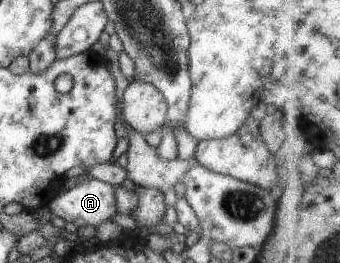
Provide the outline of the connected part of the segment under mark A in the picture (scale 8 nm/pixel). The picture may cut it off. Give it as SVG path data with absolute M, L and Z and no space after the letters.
M92 178L88 182L82 182L76 185L72 190L58 194L49 205L54 216L63 218L66 222L72 222L79 227L85 227L87 224L93 227L102 224L102 222L111 221L112 217L118 212L116 202L114 202L114 186Z

